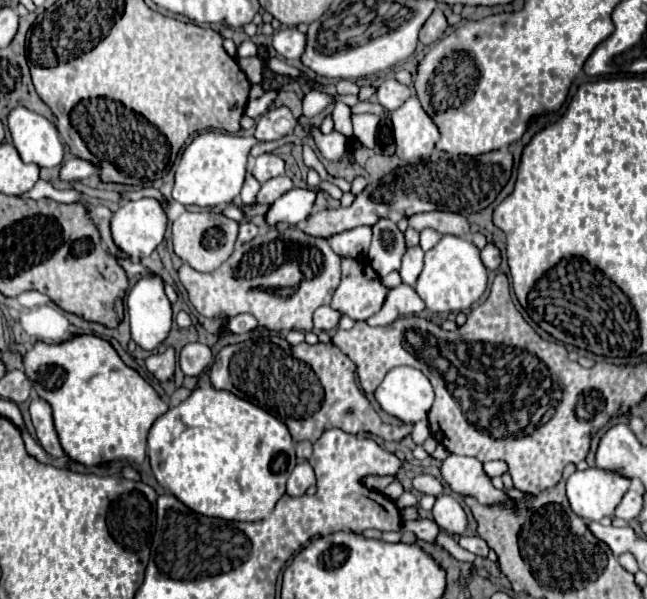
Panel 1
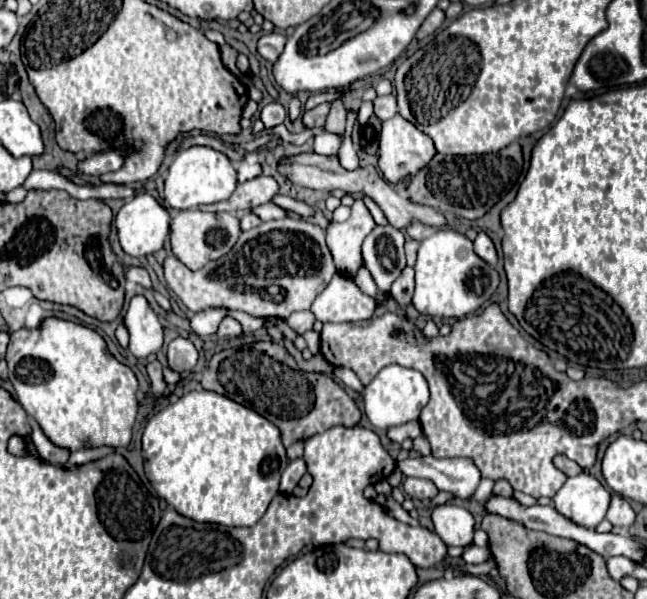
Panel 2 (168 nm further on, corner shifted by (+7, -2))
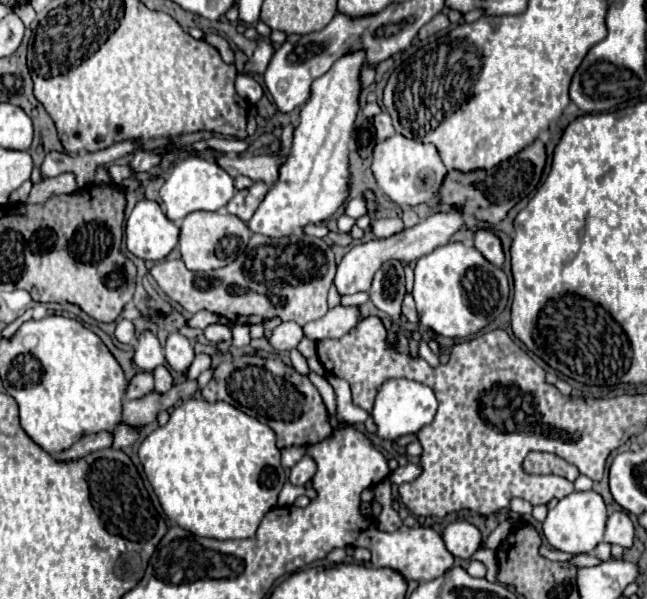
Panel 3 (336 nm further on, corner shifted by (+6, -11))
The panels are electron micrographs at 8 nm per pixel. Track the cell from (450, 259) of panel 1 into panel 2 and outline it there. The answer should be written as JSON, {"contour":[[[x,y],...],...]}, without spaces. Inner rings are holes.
{"contour":[[[439,229],[421,241],[415,263],[413,305],[427,317],[465,317],[485,305],[499,287],[499,273],[473,251],[473,243],[451,229]]]}

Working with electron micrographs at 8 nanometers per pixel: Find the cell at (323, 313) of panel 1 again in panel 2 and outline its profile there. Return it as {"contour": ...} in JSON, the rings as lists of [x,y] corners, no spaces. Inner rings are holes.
{"contour":[[[299,311],[299,313],[291,313],[285,321],[297,335],[303,335],[305,331],[309,331],[315,323],[315,317],[311,315],[311,311]]]}

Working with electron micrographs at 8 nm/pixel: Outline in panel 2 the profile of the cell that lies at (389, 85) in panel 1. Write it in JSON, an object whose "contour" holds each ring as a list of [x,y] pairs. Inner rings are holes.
{"contour":[[[385,95],[385,97],[377,97],[375,99],[375,115],[381,121],[387,121],[391,117],[397,115],[397,103],[395,103],[395,95]]]}

